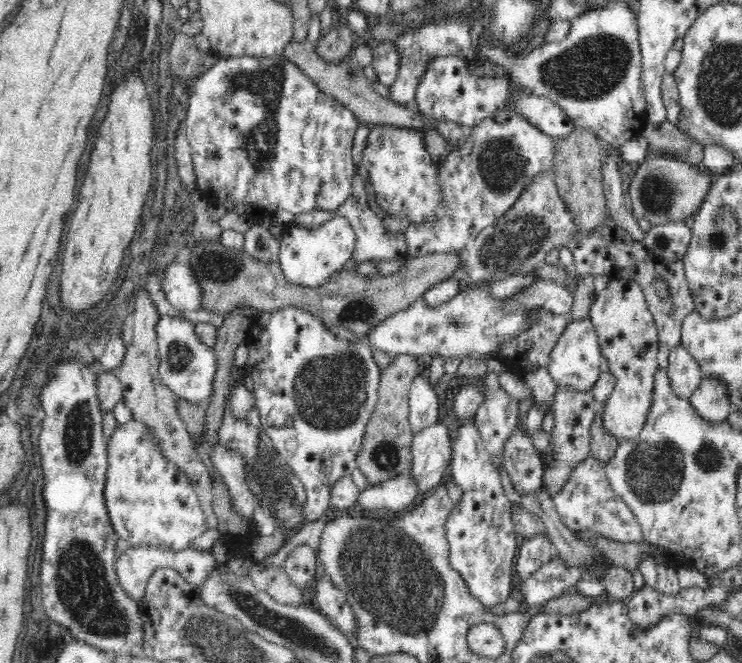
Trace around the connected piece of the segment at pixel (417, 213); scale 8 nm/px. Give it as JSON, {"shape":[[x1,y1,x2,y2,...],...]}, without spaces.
{"shape":[[371,125,362,151,361,164,369,172,369,180,373,183,375,200,387,216,408,221,410,225,438,225,447,217,446,186,442,174,439,174,440,164,434,162,428,154,423,133,417,128,396,127,395,125]]}

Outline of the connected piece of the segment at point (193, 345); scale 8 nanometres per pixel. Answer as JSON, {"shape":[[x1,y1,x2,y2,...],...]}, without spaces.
{"shape":[[159,316,154,330,156,332,158,372,161,381,169,387,176,397,192,403,204,403,212,390,214,364,213,350,203,346,195,336,193,323,179,317]]}

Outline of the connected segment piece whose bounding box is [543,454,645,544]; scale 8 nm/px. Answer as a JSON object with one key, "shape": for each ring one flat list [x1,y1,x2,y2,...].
{"shape":[[592,454,566,462,564,482,554,485,554,482,544,481,543,489,555,504,560,520,572,531,592,533,617,544,640,544,645,541,634,513,612,488,603,461]]}

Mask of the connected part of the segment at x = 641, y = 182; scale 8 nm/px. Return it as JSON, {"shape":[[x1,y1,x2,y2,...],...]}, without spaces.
{"shape":[[652,158,638,164,636,173,628,187,631,214,636,218,645,218,650,226,664,226,671,220,691,223,694,216,702,209,704,201,711,196,715,185,712,176,698,172,688,162]]}

